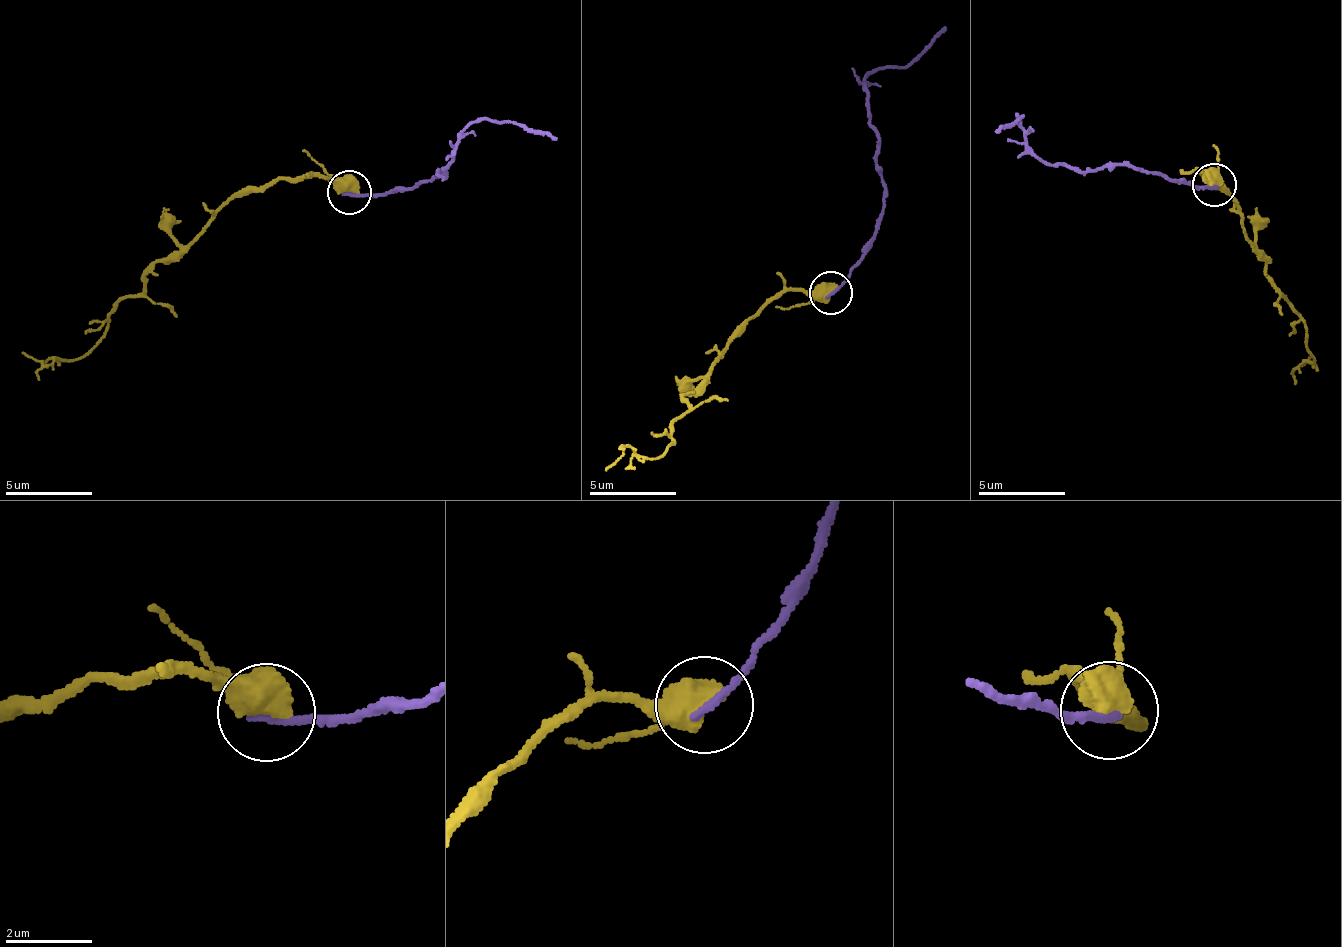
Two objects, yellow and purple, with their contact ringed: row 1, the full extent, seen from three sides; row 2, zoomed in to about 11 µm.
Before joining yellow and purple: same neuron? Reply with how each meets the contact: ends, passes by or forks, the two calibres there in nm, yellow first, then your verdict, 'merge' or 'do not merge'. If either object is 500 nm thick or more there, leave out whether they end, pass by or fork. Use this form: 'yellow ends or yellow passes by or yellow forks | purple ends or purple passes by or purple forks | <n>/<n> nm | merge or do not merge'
750/200 nm | do not merge

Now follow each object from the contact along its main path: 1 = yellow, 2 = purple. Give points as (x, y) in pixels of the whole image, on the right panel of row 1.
1: (1215, 184), (1196, 173), (1209, 174), (1242, 212), (1240, 225), (1292, 308), (1314, 357), (1302, 363), (1313, 356)
2: (1215, 184), (1185, 186), (1146, 171), (1047, 166), (1014, 117), (1023, 115), (994, 130)

